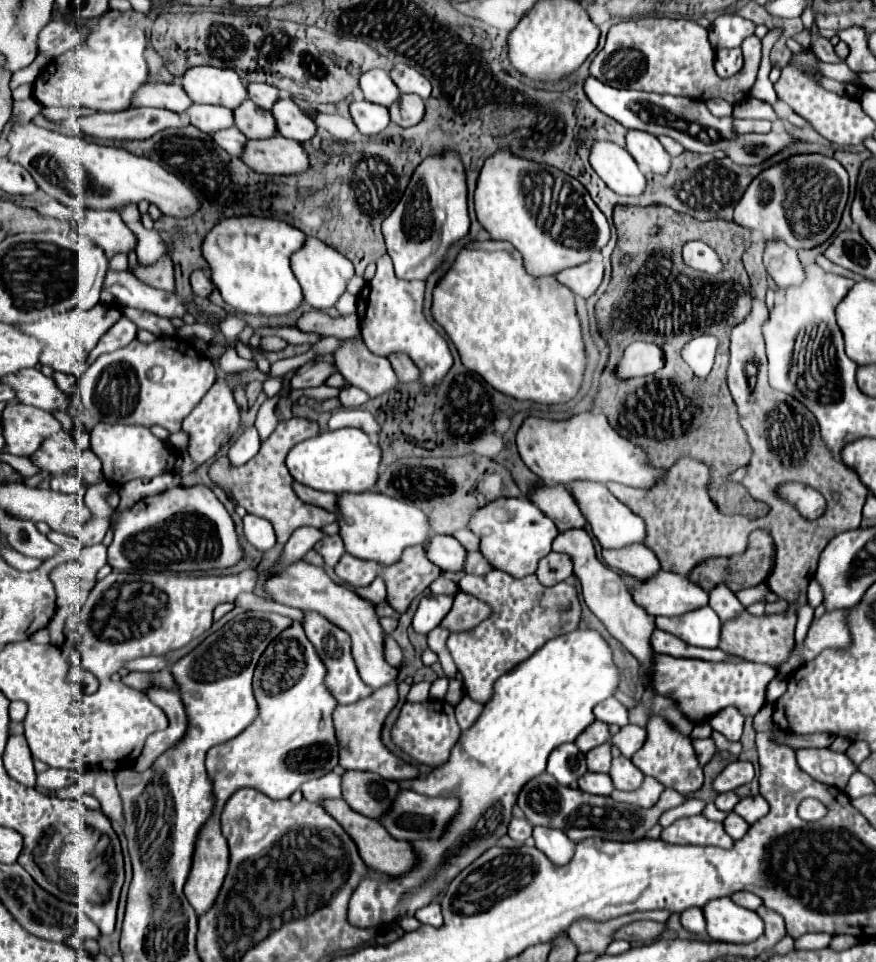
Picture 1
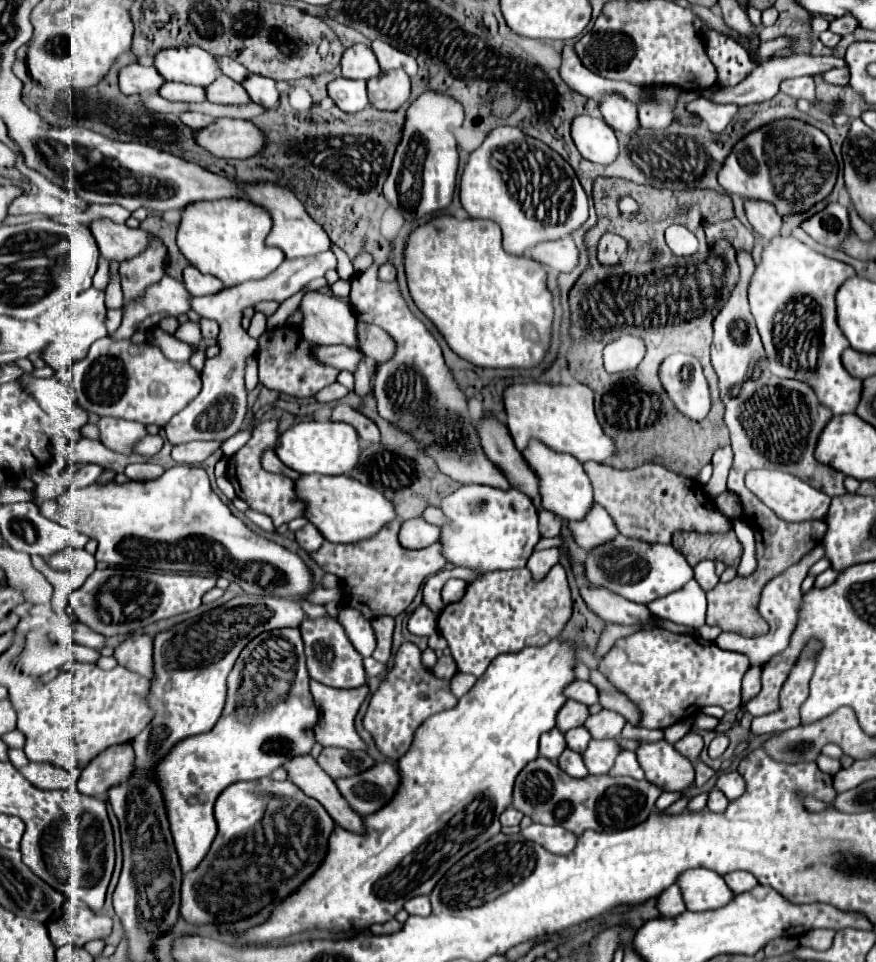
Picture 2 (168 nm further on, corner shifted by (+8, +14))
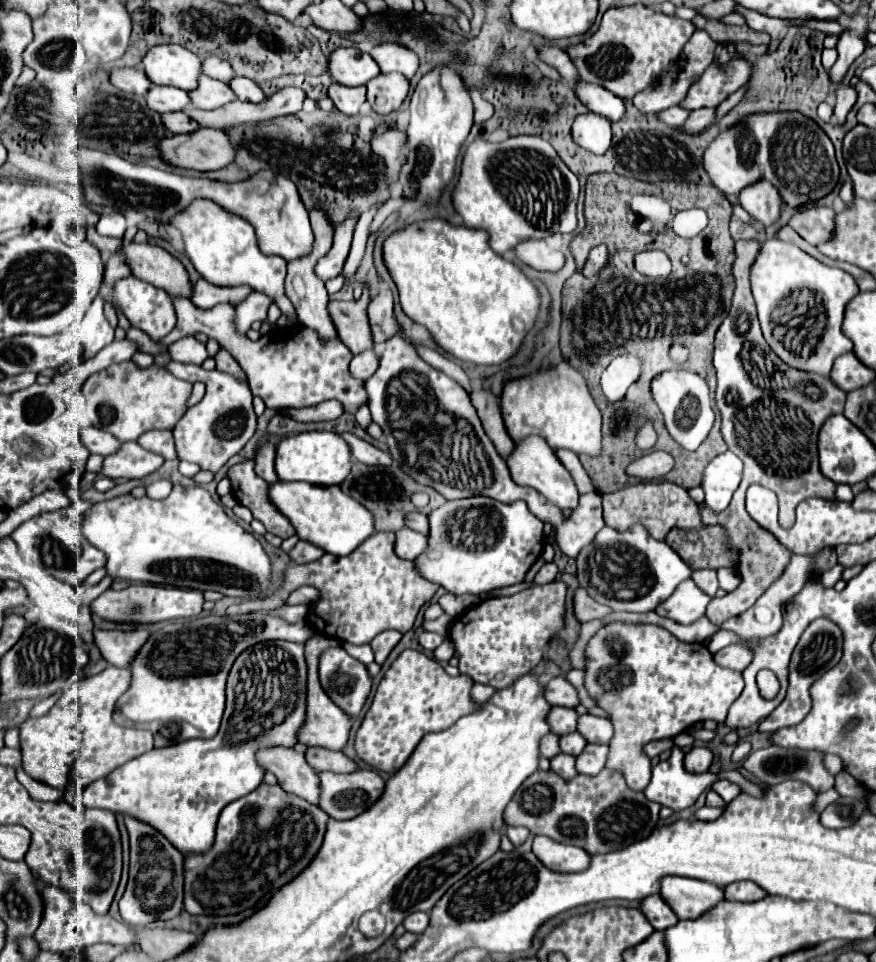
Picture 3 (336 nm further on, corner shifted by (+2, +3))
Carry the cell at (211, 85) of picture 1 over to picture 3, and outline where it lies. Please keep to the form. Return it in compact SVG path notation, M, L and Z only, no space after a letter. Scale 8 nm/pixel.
M178 44L156 46L152 48L152 52L148 52L148 56L144 56L142 62L146 68L146 76L154 84L176 86L188 92L198 88L202 60L194 52Z

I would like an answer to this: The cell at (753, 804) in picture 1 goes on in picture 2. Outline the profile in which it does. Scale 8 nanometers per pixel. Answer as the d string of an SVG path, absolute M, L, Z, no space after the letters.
M730 771L730 773L724 773L718 777L716 781L716 787L728 797L728 799L736 799L744 793L744 779L740 777L738 771Z

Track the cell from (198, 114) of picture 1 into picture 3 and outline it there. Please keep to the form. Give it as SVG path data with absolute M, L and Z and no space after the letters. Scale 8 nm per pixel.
M152 86L148 92L148 106L160 114L180 112L190 104L188 92L172 86Z

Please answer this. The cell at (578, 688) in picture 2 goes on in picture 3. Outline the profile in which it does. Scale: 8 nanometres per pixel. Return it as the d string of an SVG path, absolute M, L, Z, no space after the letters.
M564 676L550 680L546 684L544 696L552 706L566 706L566 708L580 706L580 698L576 694L576 688L568 680L564 680Z

